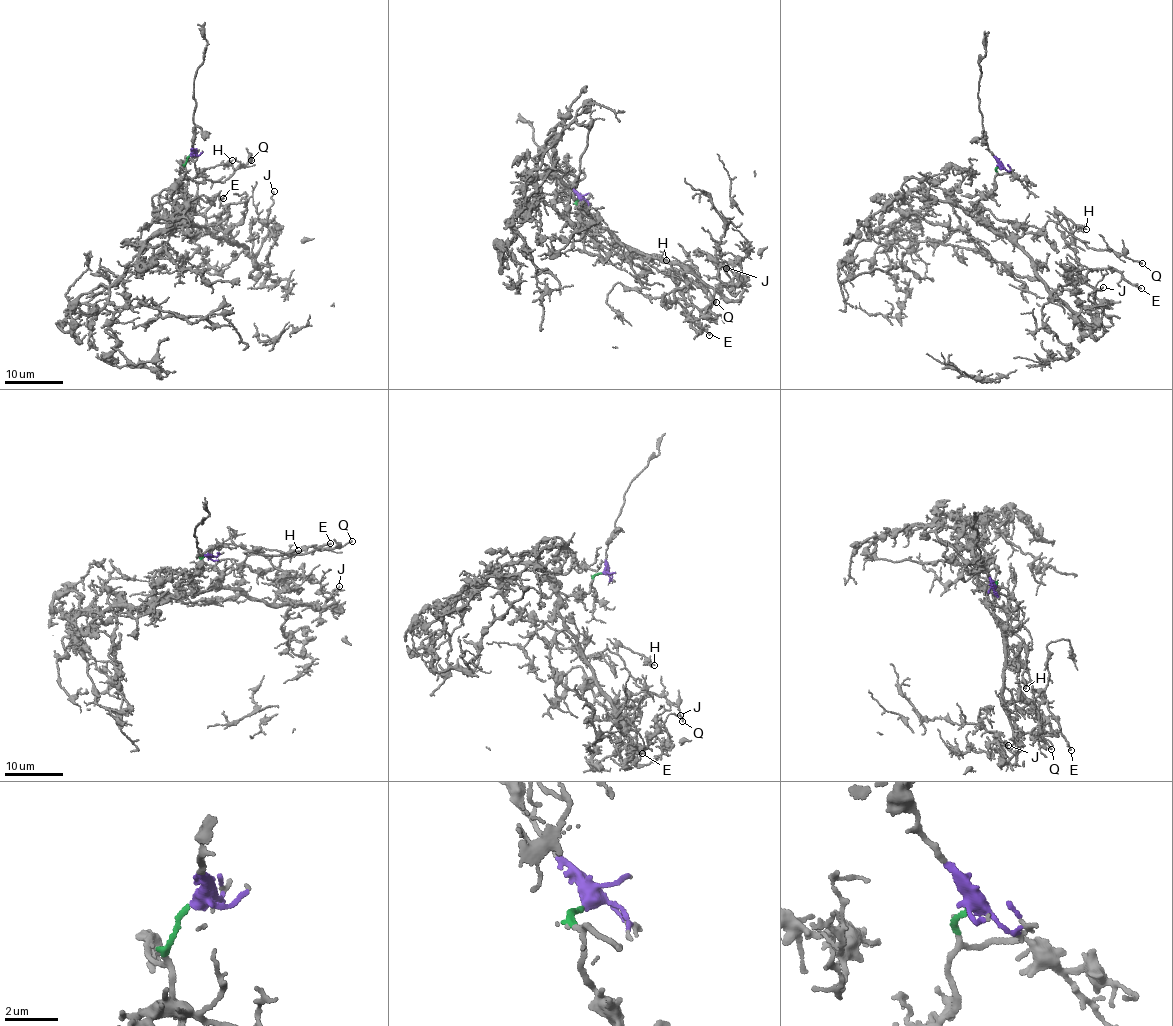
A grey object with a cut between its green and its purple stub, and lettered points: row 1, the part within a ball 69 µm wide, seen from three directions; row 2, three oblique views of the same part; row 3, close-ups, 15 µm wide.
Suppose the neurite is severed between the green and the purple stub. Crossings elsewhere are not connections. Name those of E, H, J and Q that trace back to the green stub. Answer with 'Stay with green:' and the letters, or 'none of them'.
Stay with green: E, H, J, Q

